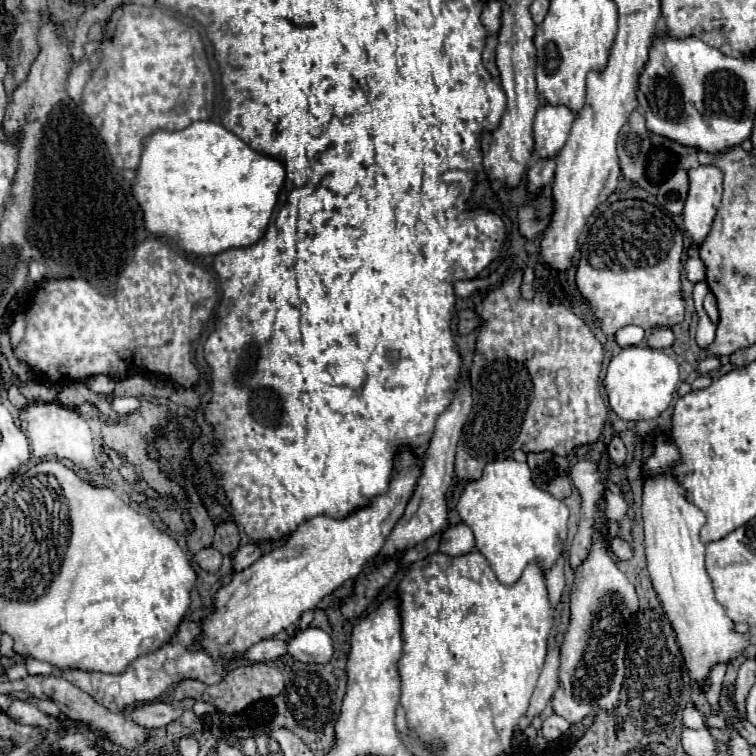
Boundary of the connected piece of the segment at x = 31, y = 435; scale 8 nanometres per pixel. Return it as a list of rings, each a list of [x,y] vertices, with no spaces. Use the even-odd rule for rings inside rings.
[[[36,400],[20,410],[20,420],[26,422],[26,436],[30,440],[32,454],[36,458],[56,456],[58,460],[74,462],[74,466],[84,470],[84,472],[94,472],[94,474],[102,472],[102,466],[94,454],[94,444],[92,444],[88,422],[82,416],[78,416],[76,410],[66,408],[66,406],[56,406],[54,414],[50,414],[50,424],[48,424],[48,414],[46,414],[46,424],[44,424],[44,402]]]

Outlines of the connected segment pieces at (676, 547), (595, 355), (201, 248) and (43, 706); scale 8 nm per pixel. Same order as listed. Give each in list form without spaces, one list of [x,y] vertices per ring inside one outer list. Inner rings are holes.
[[[652,430],[646,442],[652,446],[650,458],[642,464],[642,518],[648,572],[676,632],[690,678],[702,692],[706,692],[706,678],[712,668],[718,662],[730,662],[738,652],[742,652],[748,646],[748,636],[732,630],[732,620],[728,620],[724,608],[720,608],[714,598],[714,588],[704,568],[704,544],[698,538],[706,516],[698,506],[688,502],[686,490],[672,474],[672,468],[680,464],[678,446],[664,430]]]
[[[514,272],[508,280],[490,290],[480,306],[476,306],[484,326],[476,338],[476,352],[470,370],[474,404],[464,426],[464,438],[460,438],[456,452],[458,480],[478,480],[488,462],[510,458],[514,450],[550,450],[558,456],[566,456],[572,448],[594,444],[602,436],[608,416],[606,404],[598,392],[598,376],[604,358],[602,344],[584,324],[584,320],[572,312],[572,308],[564,304],[550,304],[550,292],[544,282],[536,284],[536,296],[532,300],[524,300],[520,296],[520,284],[522,272]],[[550,398],[560,402],[560,416],[548,414],[546,404]]]
[[[192,122],[188,128],[184,130],[174,130],[174,132],[168,132],[168,130],[156,130],[152,132],[150,136],[144,138],[142,142],[142,158],[140,158],[140,164],[136,168],[136,178],[134,178],[134,184],[132,184],[132,196],[136,198],[136,202],[140,204],[142,212],[144,212],[144,228],[154,234],[154,236],[160,236],[160,238],[168,238],[168,240],[174,240],[178,244],[180,250],[188,252],[188,254],[196,254],[196,256],[214,256],[214,254],[220,254],[224,250],[230,250],[230,248],[242,248],[242,246],[250,246],[254,242],[258,242],[264,232],[266,232],[266,226],[270,222],[270,216],[272,216],[272,210],[276,206],[276,200],[278,200],[278,192],[284,184],[284,166],[278,162],[278,160],[272,160],[270,156],[264,156],[260,152],[254,152],[252,148],[248,148],[238,136],[234,136],[232,132],[228,132],[222,124],[216,124],[216,122]]]
[[[32,698],[30,700],[32,704],[36,704],[40,710],[44,710],[46,714],[50,714],[50,716],[60,716],[60,718],[66,718],[66,714],[58,708],[58,704],[56,702],[52,702],[52,700],[36,700],[36,698]]]

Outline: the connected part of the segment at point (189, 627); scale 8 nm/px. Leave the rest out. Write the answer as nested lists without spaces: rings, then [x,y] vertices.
[[[182,622],[176,636],[164,644],[160,650],[146,654],[138,660],[134,660],[126,672],[122,674],[102,674],[102,672],[82,672],[82,670],[68,670],[68,672],[60,672],[54,666],[46,664],[46,662],[38,662],[32,658],[26,658],[26,670],[32,676],[62,676],[62,678],[72,678],[68,682],[76,684],[80,690],[88,692],[90,696],[94,696],[96,702],[104,704],[108,710],[112,712],[120,712],[126,710],[130,706],[134,706],[136,702],[148,702],[154,700],[162,694],[166,694],[166,690],[174,684],[178,684],[180,680],[186,678],[194,678],[194,680],[202,680],[206,684],[216,684],[224,678],[224,666],[226,662],[214,662],[210,656],[202,654],[200,648],[192,646],[194,638],[200,634],[200,624],[198,622]]]

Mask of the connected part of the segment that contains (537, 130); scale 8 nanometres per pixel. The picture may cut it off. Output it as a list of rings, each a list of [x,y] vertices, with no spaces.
[[[542,106],[534,120],[534,154],[554,158],[566,144],[574,118],[574,112],[566,106]]]

